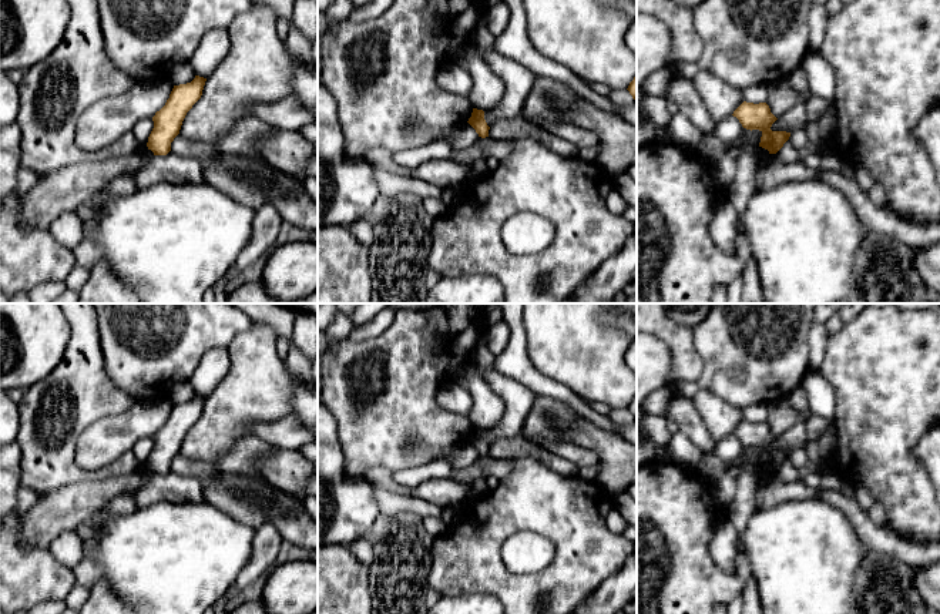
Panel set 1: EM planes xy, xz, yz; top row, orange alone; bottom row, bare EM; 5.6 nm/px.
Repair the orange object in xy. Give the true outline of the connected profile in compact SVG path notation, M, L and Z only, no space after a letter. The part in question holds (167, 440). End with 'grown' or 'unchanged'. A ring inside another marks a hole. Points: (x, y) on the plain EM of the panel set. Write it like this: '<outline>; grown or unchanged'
M195 395L191 402L174 405L165 425L152 436L154 447L147 466L154 474L171 470L171 462L179 453L187 432L201 417L205 400L207 397Z; unchanged

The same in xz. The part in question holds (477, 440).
M473 427L471 436L467 440L479 453L479 456L486 457L489 456L490 446L487 444L484 439L484 430Z; unchanged

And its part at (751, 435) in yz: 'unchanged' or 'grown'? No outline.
unchanged

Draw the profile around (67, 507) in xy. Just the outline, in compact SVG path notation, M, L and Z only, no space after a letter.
M141 464L130 476L81 482L38 496L37 503L19 519L21 540L34 547L48 547L60 533L93 521L114 497L137 493L152 474L147 464Z

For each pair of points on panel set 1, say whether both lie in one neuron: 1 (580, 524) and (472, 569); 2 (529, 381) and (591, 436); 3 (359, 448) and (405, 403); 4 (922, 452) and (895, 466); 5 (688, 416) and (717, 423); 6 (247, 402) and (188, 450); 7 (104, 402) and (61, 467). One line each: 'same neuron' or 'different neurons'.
1: same neuron
2: different neurons
3: same neuron
4: different neurons
5: different neurons
6: same neuron
7: same neuron

